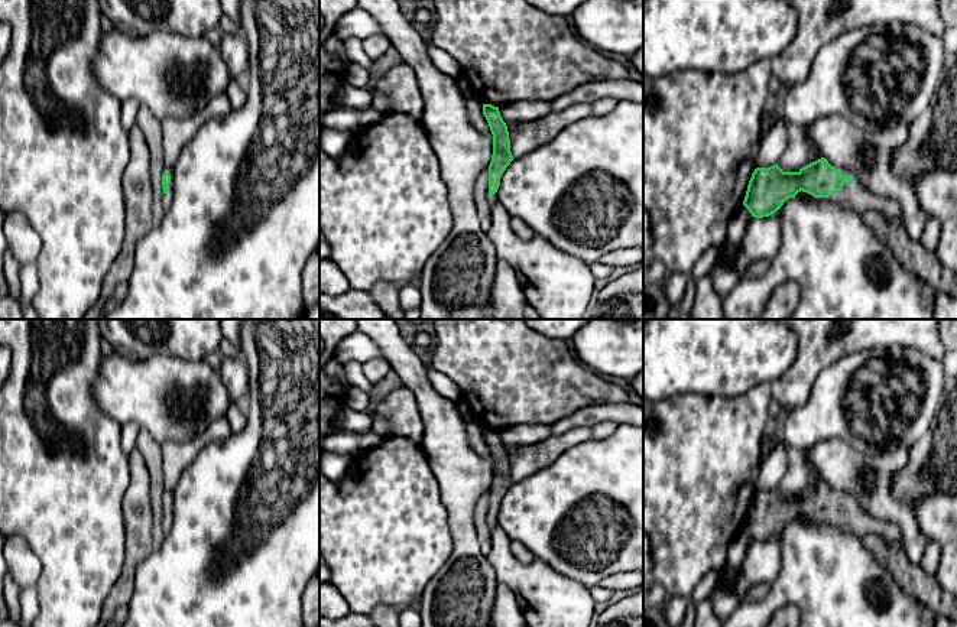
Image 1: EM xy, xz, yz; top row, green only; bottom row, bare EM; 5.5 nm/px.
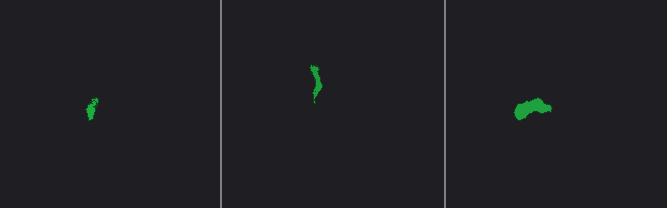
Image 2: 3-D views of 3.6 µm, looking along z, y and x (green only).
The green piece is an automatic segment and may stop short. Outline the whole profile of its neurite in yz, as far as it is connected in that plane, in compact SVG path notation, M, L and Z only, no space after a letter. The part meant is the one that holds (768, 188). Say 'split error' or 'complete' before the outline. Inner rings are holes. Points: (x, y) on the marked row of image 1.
split error; M821 157L798 172L784 172L778 163L769 168L756 168L747 185L743 205L752 217L778 217L786 199L798 192L814 198L827 198L846 209L862 212L875 209L888 221L902 220L898 199L876 195L867 191L846 168L831 166Z

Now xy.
split error; M165 166L162 175L162 188L163 188L163 207L168 211L173 199L173 169L172 168Z

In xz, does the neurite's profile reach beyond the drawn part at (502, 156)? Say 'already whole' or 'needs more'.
needs more

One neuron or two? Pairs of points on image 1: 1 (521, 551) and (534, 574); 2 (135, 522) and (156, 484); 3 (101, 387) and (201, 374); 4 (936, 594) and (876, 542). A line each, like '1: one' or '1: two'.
1: two
2: two
3: one
4: one

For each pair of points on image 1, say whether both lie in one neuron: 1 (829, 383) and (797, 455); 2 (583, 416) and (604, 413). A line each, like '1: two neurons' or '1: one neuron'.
1: two neurons
2: one neuron

